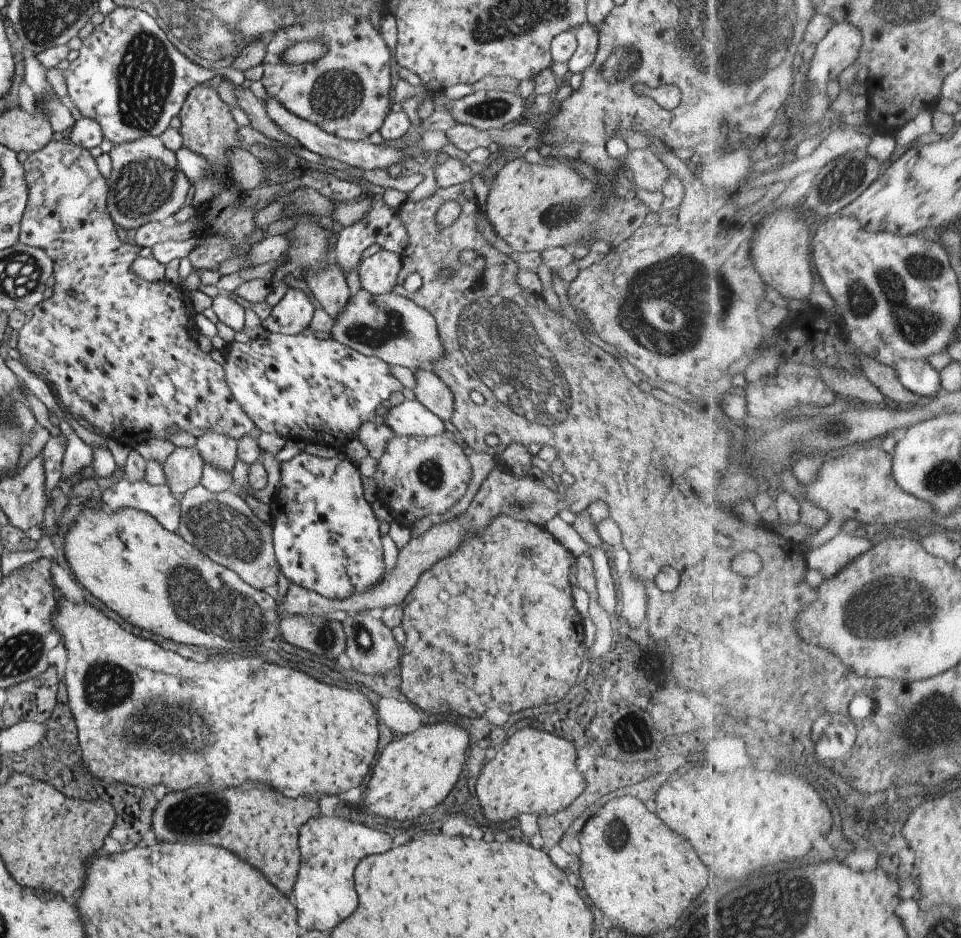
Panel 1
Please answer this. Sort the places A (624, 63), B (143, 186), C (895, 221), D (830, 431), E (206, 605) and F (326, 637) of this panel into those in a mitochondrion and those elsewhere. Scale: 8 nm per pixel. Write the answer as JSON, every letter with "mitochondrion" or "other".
{"A":"mitochondrion","B":"mitochondrion","C":"other","D":"mitochondrion","E":"mitochondrion","F":"mitochondrion"}

